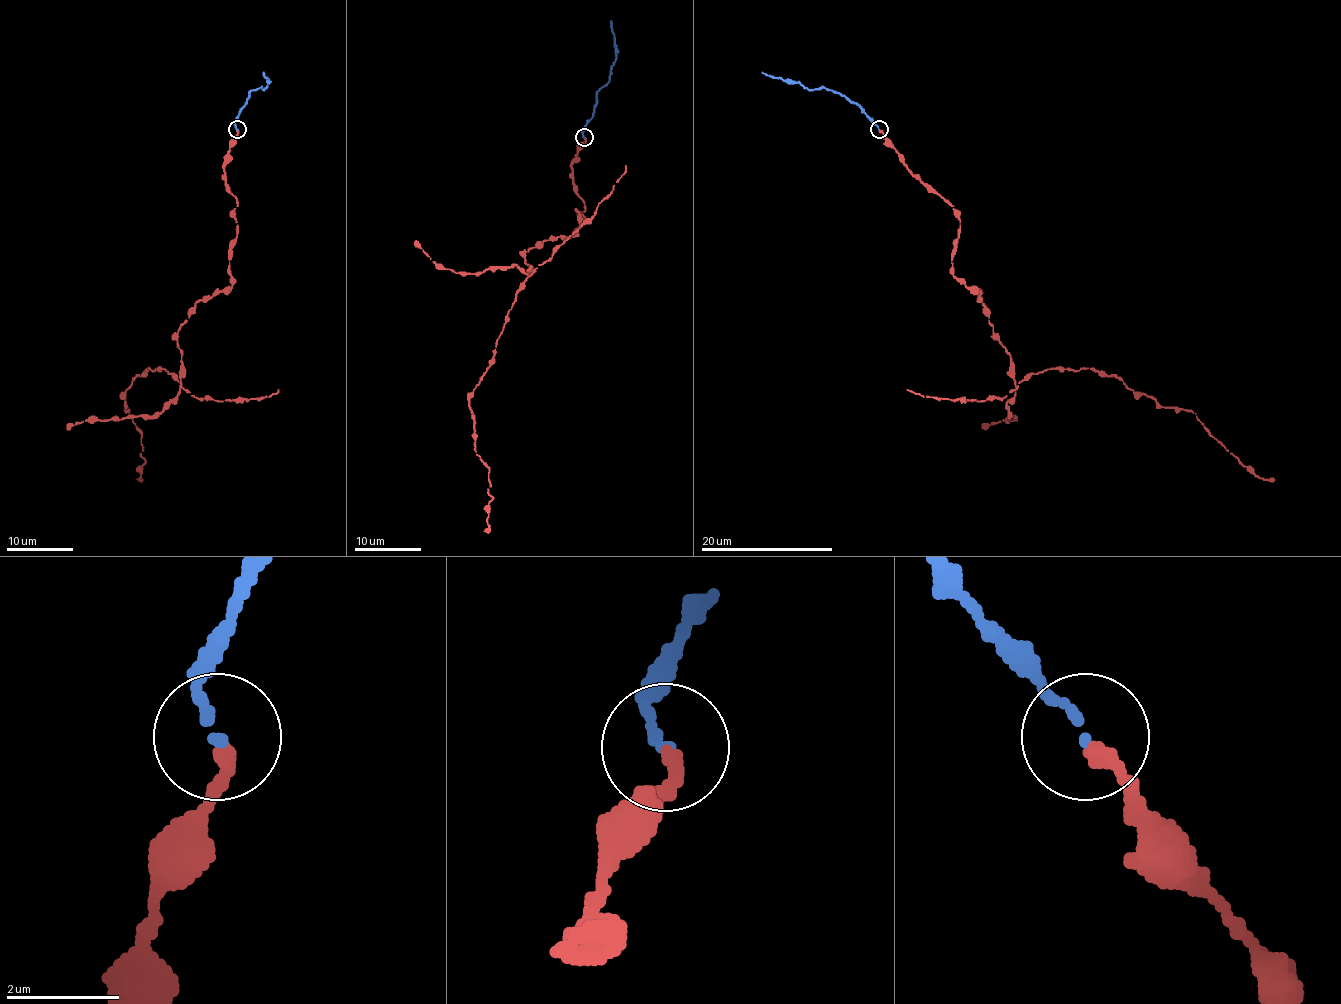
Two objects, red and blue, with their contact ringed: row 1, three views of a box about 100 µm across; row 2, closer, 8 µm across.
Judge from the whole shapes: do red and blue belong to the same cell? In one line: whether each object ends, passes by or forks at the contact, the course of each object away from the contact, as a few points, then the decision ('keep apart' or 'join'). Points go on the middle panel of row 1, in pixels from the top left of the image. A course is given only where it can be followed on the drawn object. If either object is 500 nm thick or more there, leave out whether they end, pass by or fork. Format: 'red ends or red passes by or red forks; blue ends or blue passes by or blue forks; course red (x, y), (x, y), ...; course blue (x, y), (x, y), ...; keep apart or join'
red ends; blue ends; course red (585, 137), (571, 165), (585, 218), (525, 251), (469, 403), (484, 530); course blue (585, 137), (583, 127), (593, 115), (596, 95), (609, 80), (616, 57), (611, 21); keep apart

